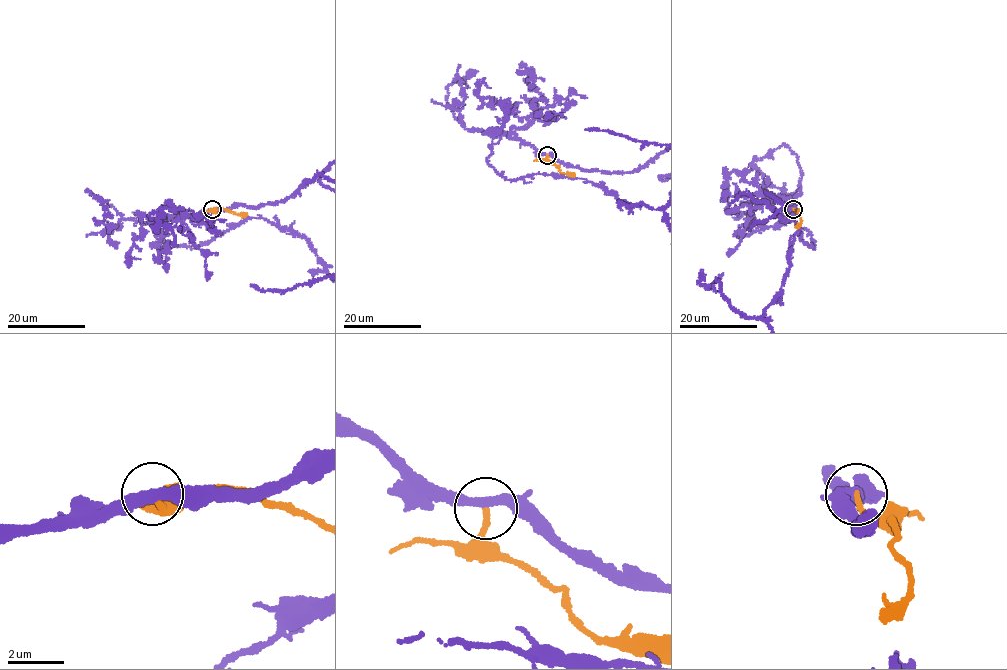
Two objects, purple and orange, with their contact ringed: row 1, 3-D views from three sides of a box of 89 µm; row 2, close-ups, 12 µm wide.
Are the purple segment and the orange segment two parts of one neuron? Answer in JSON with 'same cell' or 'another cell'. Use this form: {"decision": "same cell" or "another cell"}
{"decision": "another cell"}

